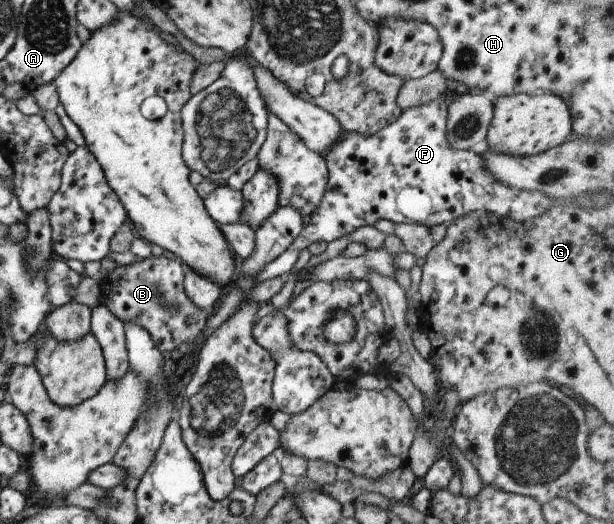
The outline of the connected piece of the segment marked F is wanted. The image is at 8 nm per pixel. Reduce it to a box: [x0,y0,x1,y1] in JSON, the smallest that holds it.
[254,97,554,282]

